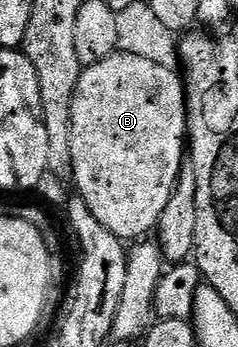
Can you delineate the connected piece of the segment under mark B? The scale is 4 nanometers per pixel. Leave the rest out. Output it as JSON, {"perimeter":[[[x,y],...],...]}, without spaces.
{"perimeter":[[[116,50],[112,56],[96,64],[84,67],[81,78],[77,82],[77,90],[73,94],[73,130],[71,131],[71,145],[73,146],[73,181],[77,187],[77,195],[89,206],[93,218],[105,226],[119,240],[124,242],[139,242],[156,231],[159,227],[161,210],[165,210],[169,202],[169,194],[173,194],[173,186],[179,177],[181,166],[185,162],[185,141],[187,140],[187,94],[185,80],[176,69],[165,69],[156,62],[149,62],[140,55],[129,54]]]}

